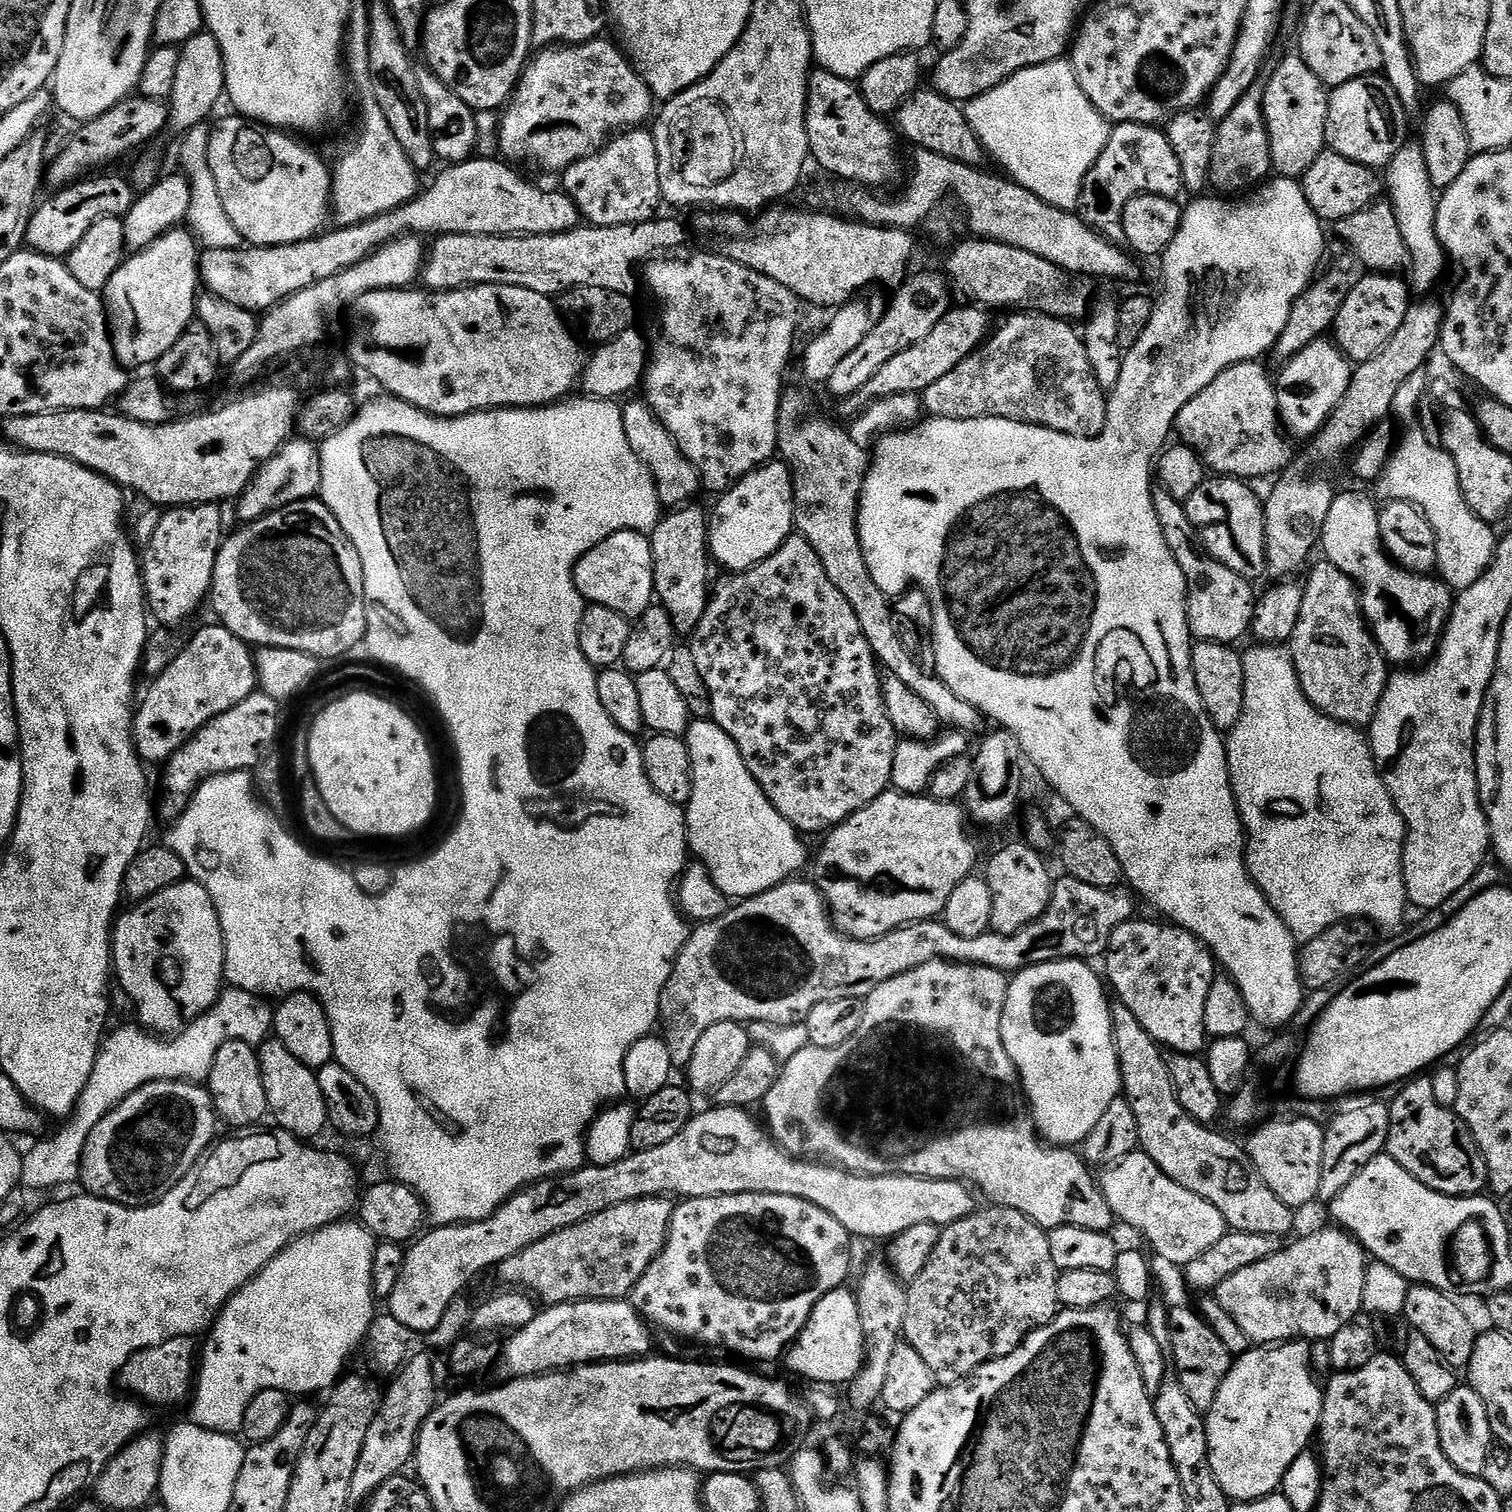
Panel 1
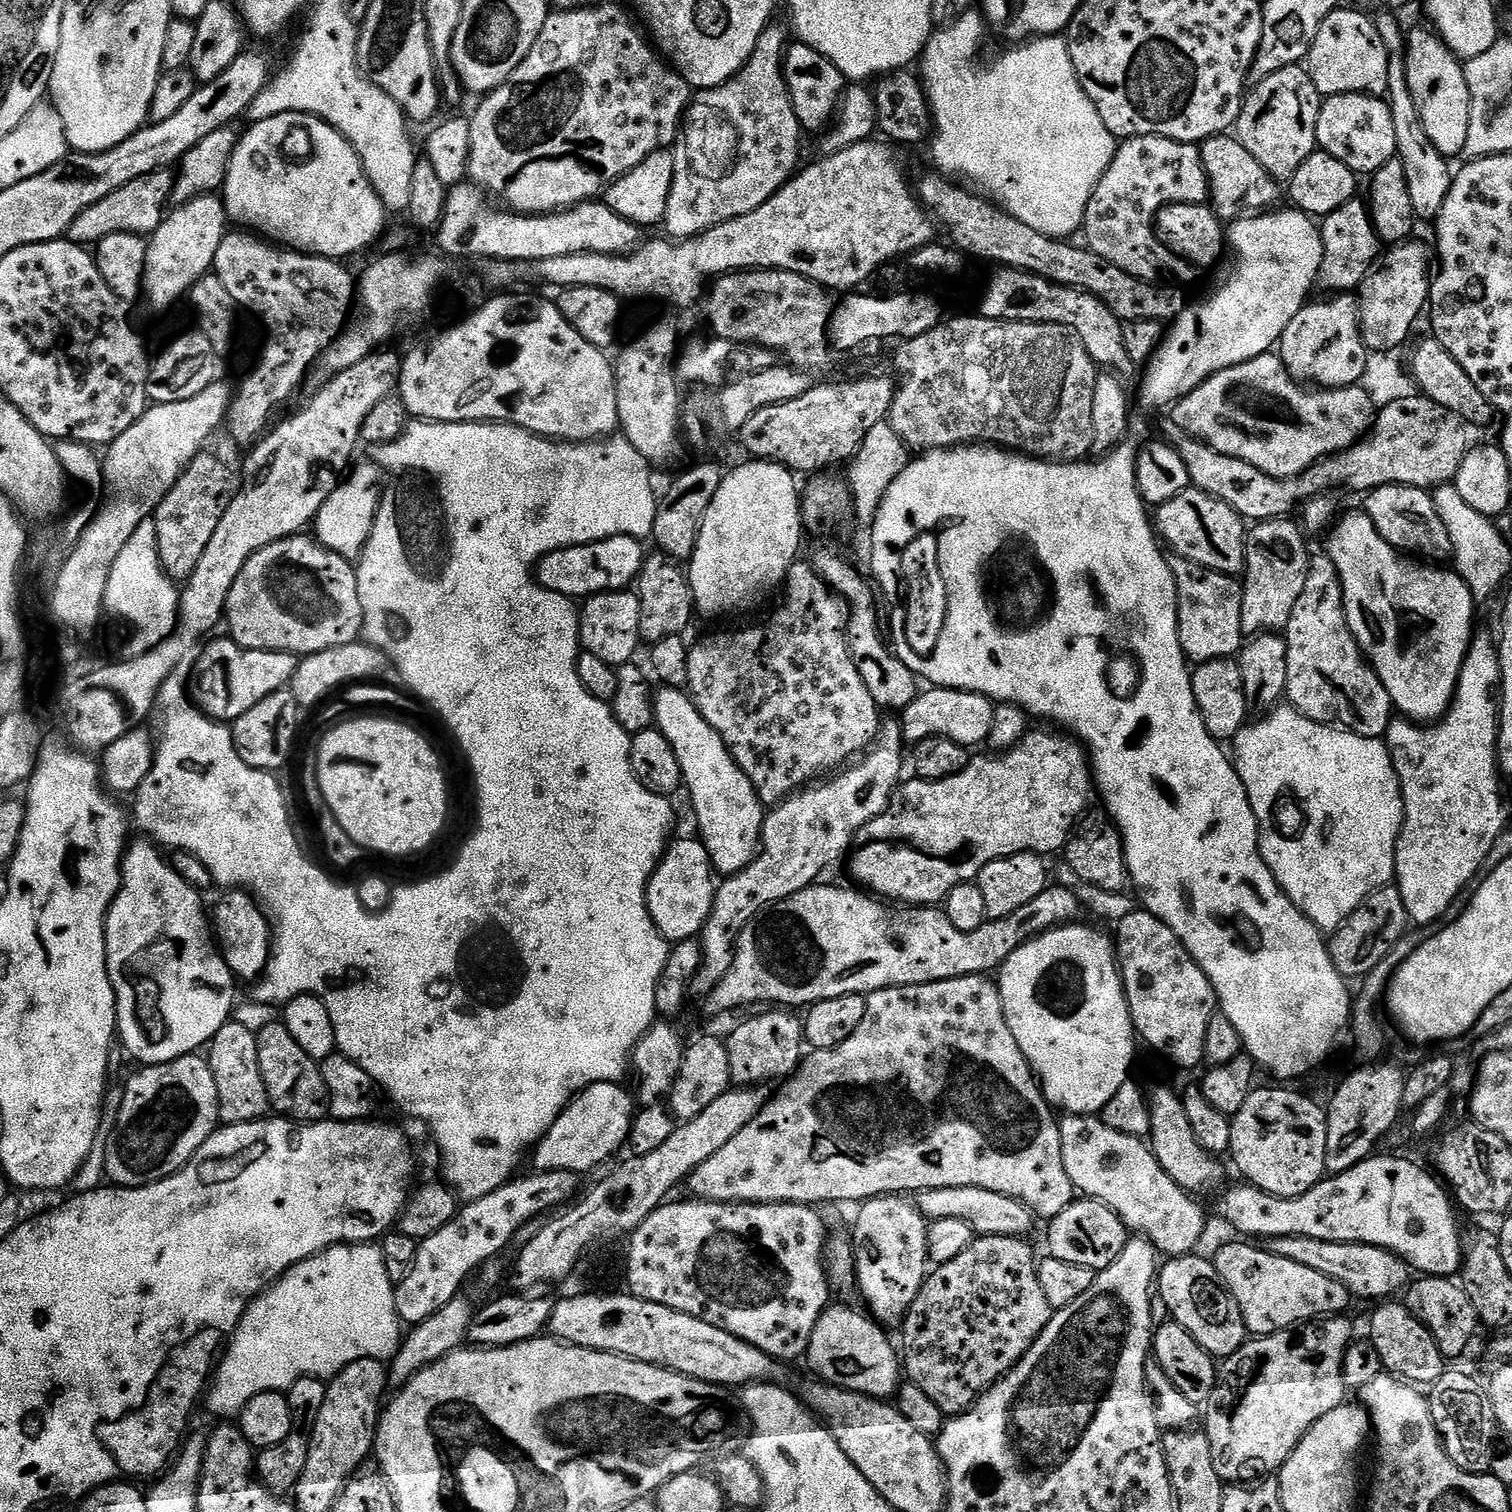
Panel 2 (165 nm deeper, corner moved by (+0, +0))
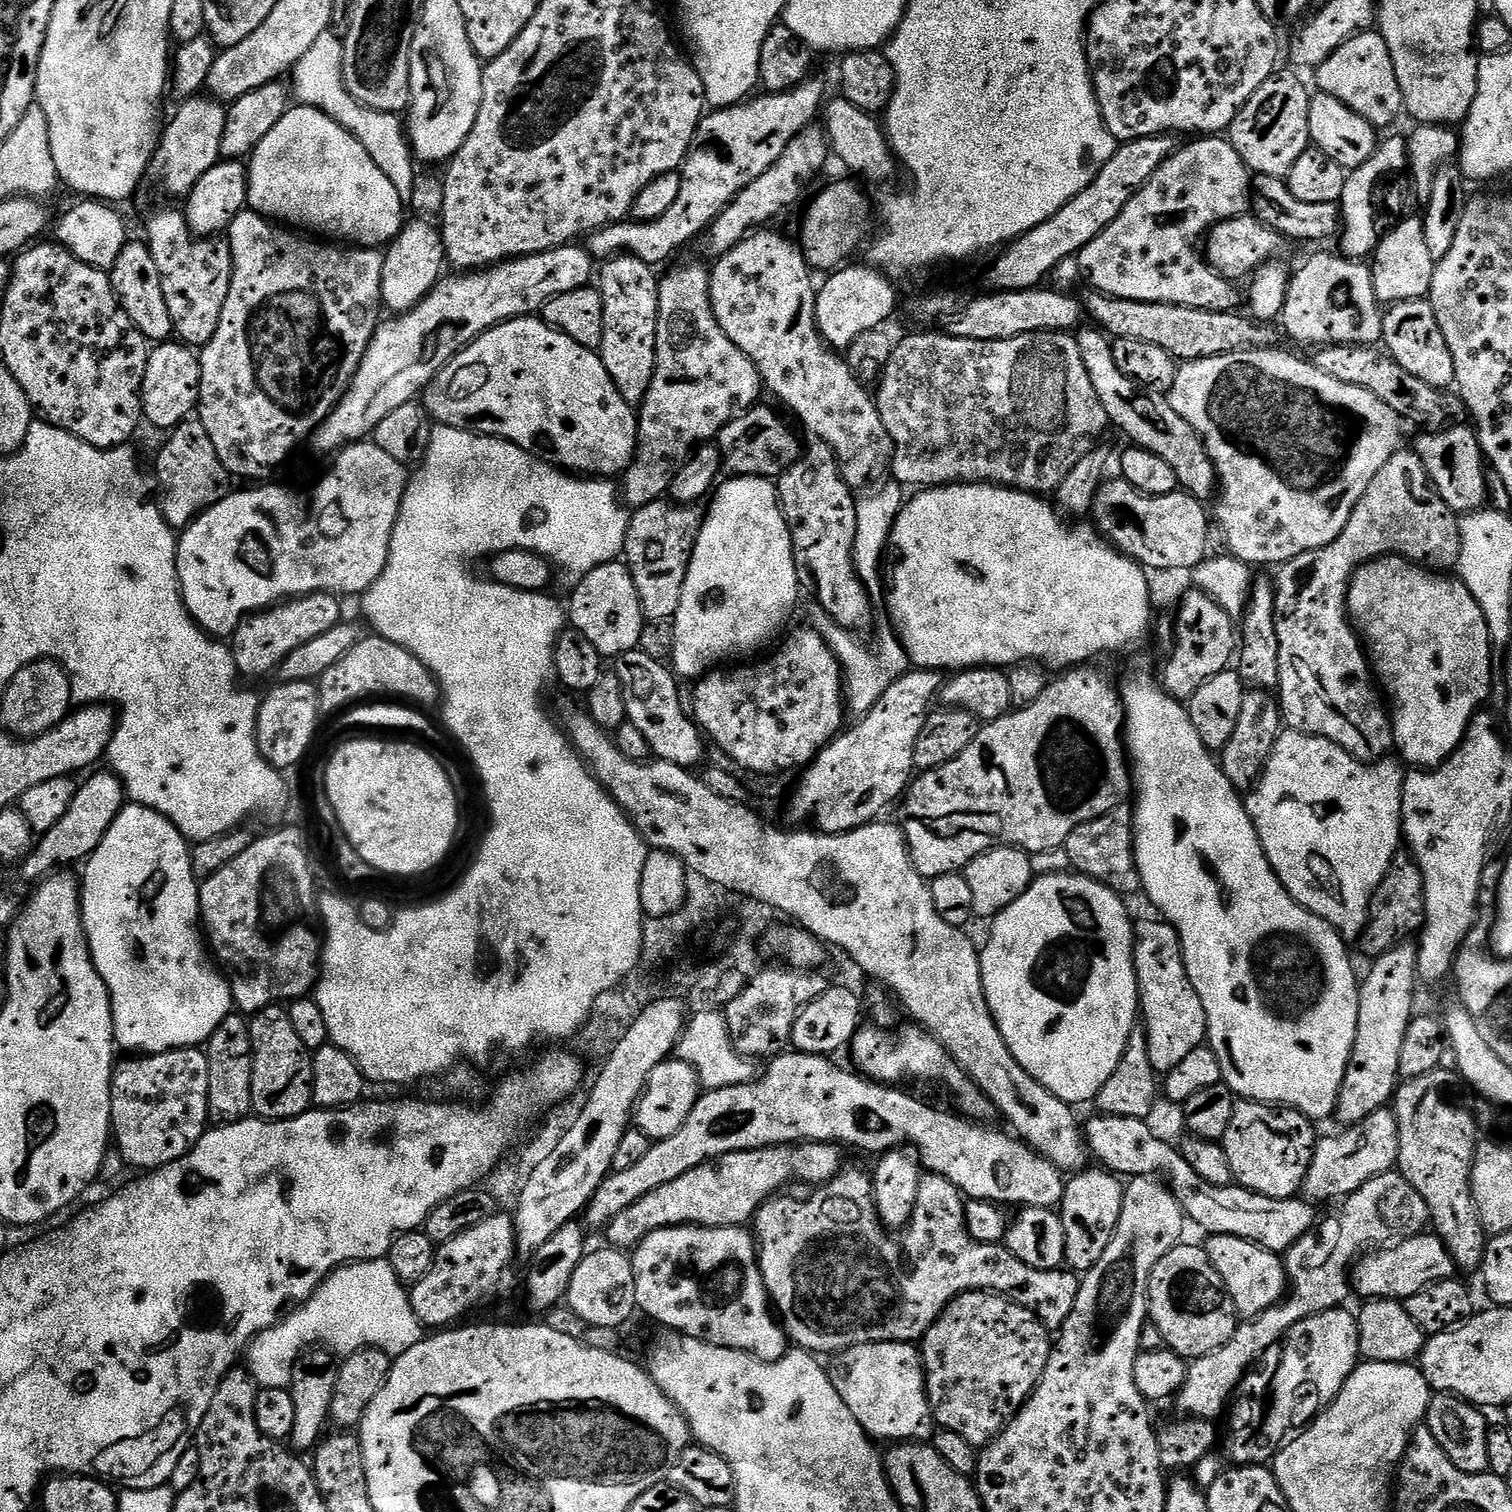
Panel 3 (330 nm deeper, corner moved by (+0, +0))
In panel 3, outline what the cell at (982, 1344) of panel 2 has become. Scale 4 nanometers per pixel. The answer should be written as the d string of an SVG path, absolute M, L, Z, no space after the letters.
M990 1291L964 1292L958 1298L954 1298L946 1306L946 1310L941 1314L940 1319L934 1322L934 1326L930 1326L930 1330L924 1335L923 1341L919 1345L920 1355L924 1357L924 1381L928 1384L928 1401L932 1407L935 1423L943 1431L958 1434L963 1440L970 1442L970 1446L974 1446L977 1450L987 1448L999 1436L1004 1426L1009 1424L1020 1413L1020 1408L1032 1396L1032 1392L1038 1386L1038 1382L1046 1370L1046 1362L1050 1358L1053 1347L1054 1340L1050 1335L1050 1329L1030 1309L1008 1299L1007 1296Z

